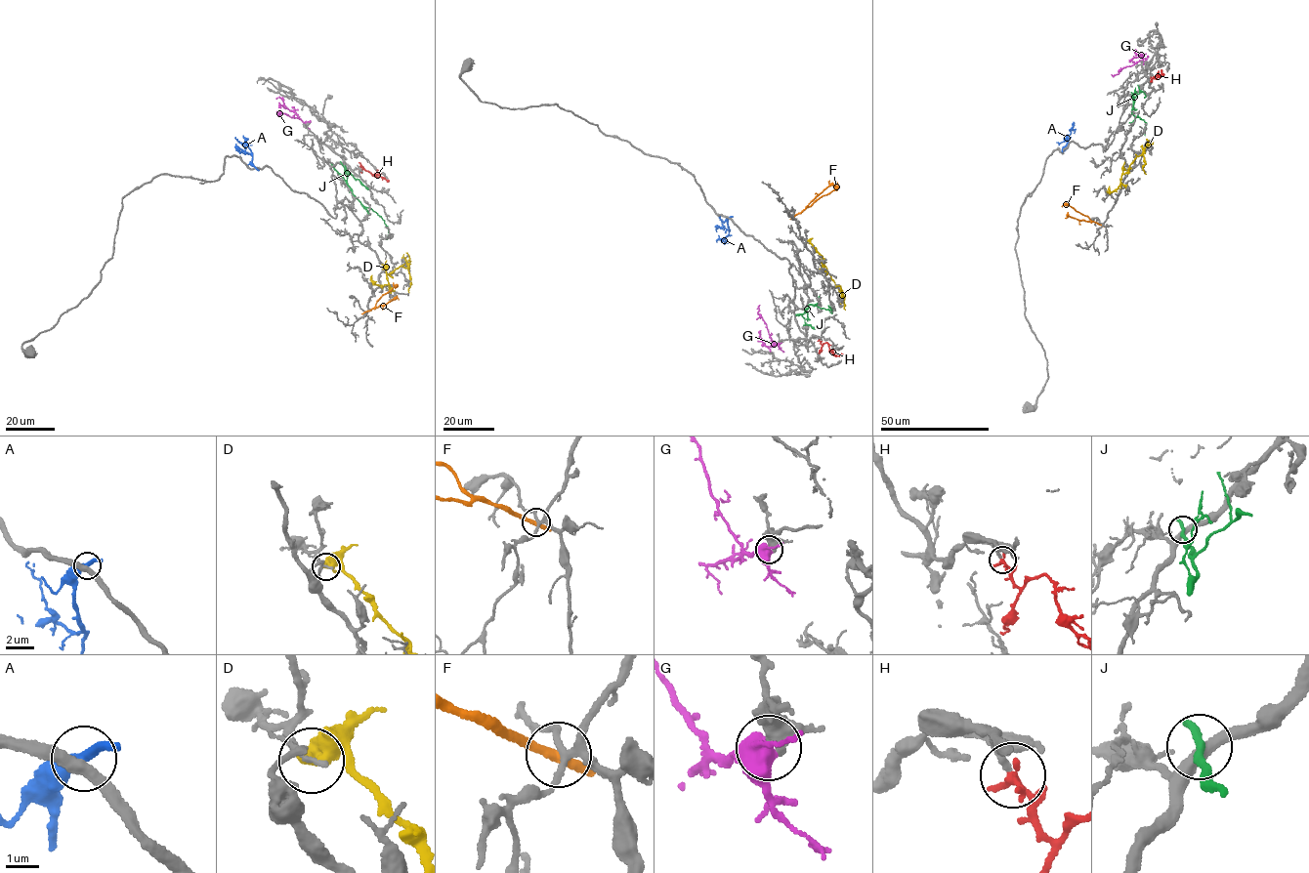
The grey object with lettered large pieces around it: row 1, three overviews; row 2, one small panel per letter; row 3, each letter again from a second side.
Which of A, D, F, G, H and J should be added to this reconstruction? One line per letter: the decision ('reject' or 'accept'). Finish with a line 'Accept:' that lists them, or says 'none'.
A: reject
D: reject
F: reject
G: accept
H: accept
J: reject
Accept: G, H

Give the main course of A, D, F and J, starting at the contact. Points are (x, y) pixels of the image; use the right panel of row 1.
A: (1063, 150), (1074, 126)
D: (1111, 192), (1118, 188), (1130, 165), (1142, 154), (1145, 164), (1142, 168), (1146, 174)
F: (1101, 225), (1065, 204), (1066, 202)
J: (1132, 94), (1131, 113), (1146, 123), (1145, 135)

